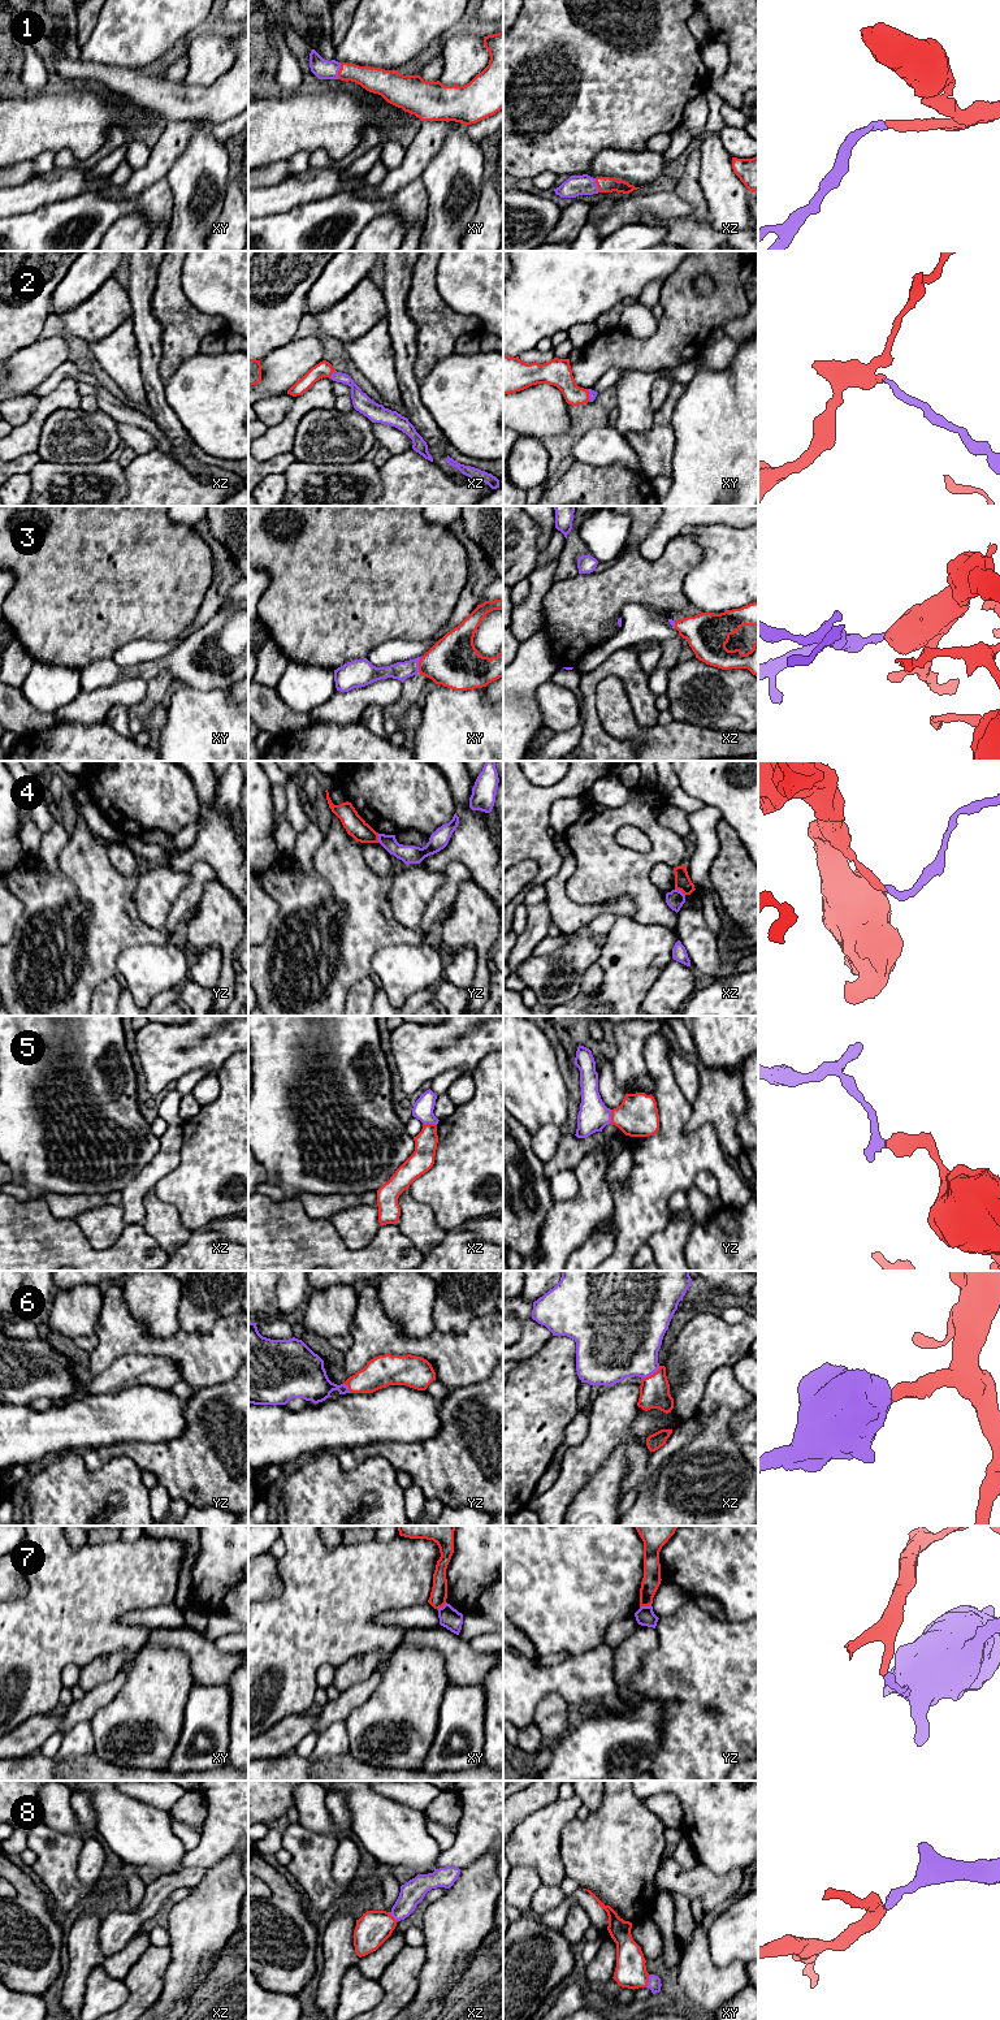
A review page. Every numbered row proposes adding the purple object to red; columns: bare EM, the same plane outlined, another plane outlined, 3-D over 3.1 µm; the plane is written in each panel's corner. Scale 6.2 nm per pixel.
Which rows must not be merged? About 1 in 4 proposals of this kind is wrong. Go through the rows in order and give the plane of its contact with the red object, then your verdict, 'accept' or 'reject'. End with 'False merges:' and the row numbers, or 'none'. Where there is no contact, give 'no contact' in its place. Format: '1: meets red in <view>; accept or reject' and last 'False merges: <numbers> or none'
1: meets red in xy; accept
2: meets red in xz; accept
3: meets red in xy; accept
4: meets red in xz; reject
5: meets red in xz; accept
6: meets red in xz; accept
7: meets red in yz; reject
8: meets red in xy; accept
False merges: 4, 7

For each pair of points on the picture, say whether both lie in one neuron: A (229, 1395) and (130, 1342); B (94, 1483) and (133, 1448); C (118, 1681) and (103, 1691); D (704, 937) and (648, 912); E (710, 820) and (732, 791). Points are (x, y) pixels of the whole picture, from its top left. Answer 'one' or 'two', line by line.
A: two
B: two
C: one
D: two
E: two

